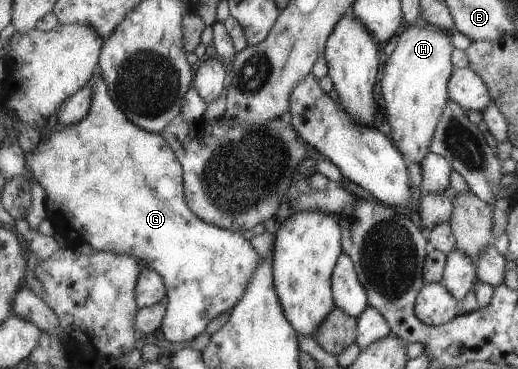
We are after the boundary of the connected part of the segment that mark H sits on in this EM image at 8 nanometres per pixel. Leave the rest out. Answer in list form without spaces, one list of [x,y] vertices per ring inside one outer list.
[[[430,23],[424,27],[406,24],[397,35],[396,48],[384,66],[382,96],[386,102],[385,115],[391,128],[392,140],[408,161],[417,164],[423,162],[430,154],[429,150],[435,128],[437,128],[439,119],[450,101],[450,80],[456,69],[452,60],[455,52],[455,46],[451,40],[452,35],[453,32]]]

